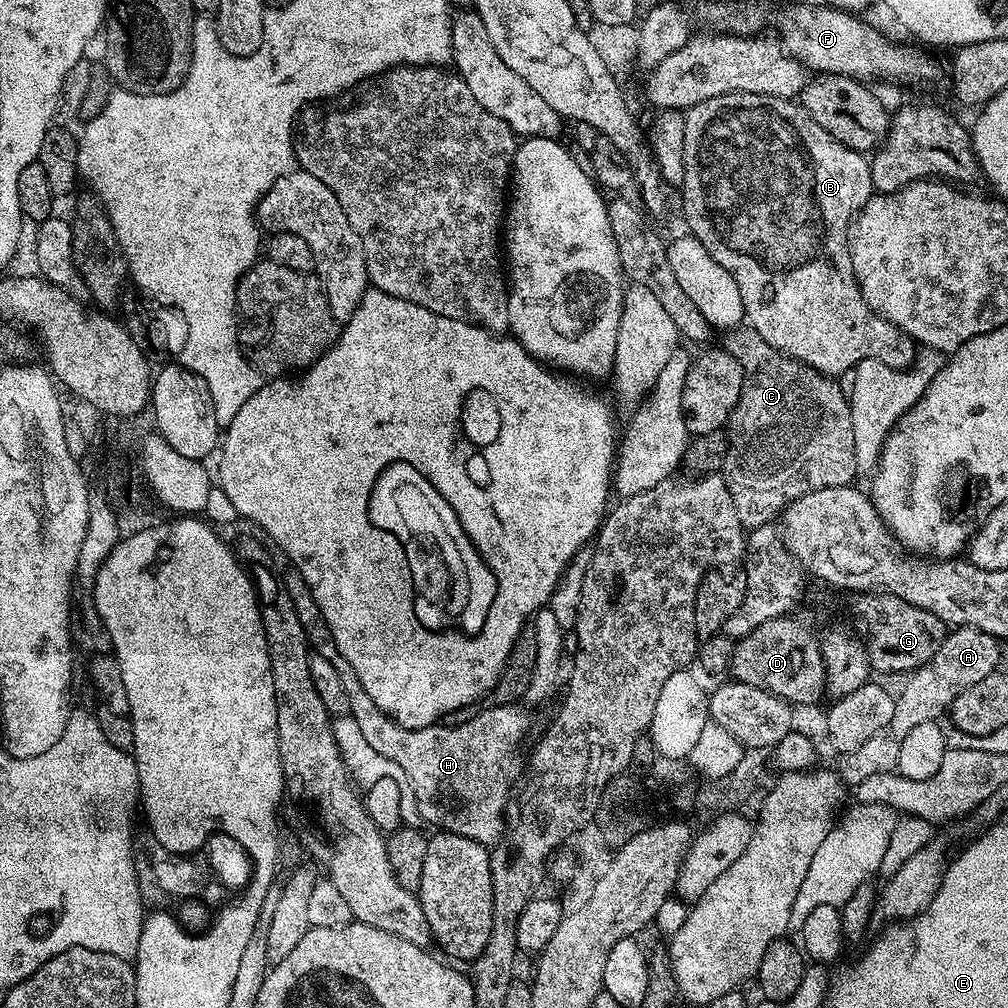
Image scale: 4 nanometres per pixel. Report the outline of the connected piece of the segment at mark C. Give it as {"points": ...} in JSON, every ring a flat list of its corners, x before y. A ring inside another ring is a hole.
{"points":[[737,326,731,329,725,336,728,337,722,341,723,347,730,354,734,354,734,358,738,358,738,362,744,371,744,389,726,425,728,449,726,450,722,475,726,482,726,486,730,490,730,498,734,498,734,510,736,511,735,519,744,529,751,530,763,524,773,523,773,521,783,513,787,504,794,502,802,494,811,492,813,488,846,486,855,481,854,478,857,478,858,471,856,468,856,459,854,458,854,422,850,414,849,393,845,391,845,389,844,392,840,389,841,381,839,379,824,376,818,370,811,368,808,364,804,364,800,360,793,360,790,356,785,356,784,353,779,352,777,348,771,348,771,346,769,346,750,326]]}

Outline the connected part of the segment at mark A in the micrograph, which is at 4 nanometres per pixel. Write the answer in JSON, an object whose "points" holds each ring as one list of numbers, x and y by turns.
{"points":[[956,626,945,635,942,646,938,646,938,654,930,658,921,668,916,669,907,677,908,680,901,686,900,692,895,693,896,705,894,718,868,739,858,750,843,753,844,760,838,767,838,775,845,785,860,784,863,780,872,780,883,772,892,772,898,762,898,753,902,742,914,726,922,726,922,722,939,721,940,715,951,709,954,698,962,694,974,682,982,682,990,673,997,671,1000,664,1001,641,995,636,986,634,980,628,966,628]]}

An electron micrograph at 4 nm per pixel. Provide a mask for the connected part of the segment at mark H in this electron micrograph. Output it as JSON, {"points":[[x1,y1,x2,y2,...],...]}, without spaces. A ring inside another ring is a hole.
{"points":[[288,570,283,573,283,577,286,590,290,590,294,610,298,610,302,630,306,630,309,649,334,665,334,671,346,690,347,715,358,722,366,742,378,750,382,758,390,758,390,762,398,766,400,776,412,783,410,796,416,799,416,808,421,818,441,832,453,832,485,846,499,844,504,835,510,803,508,763,528,732,527,714,520,706,507,704,497,708,481,707,470,718,470,722,462,722,458,726,446,726,443,722,428,728,398,726,396,720,374,706,370,694,366,694,362,682,358,682,354,666,350,666,350,662,338,654,330,626,326,626,326,618,322,618,322,610,318,602,314,602,314,594,310,594,302,574]]}

